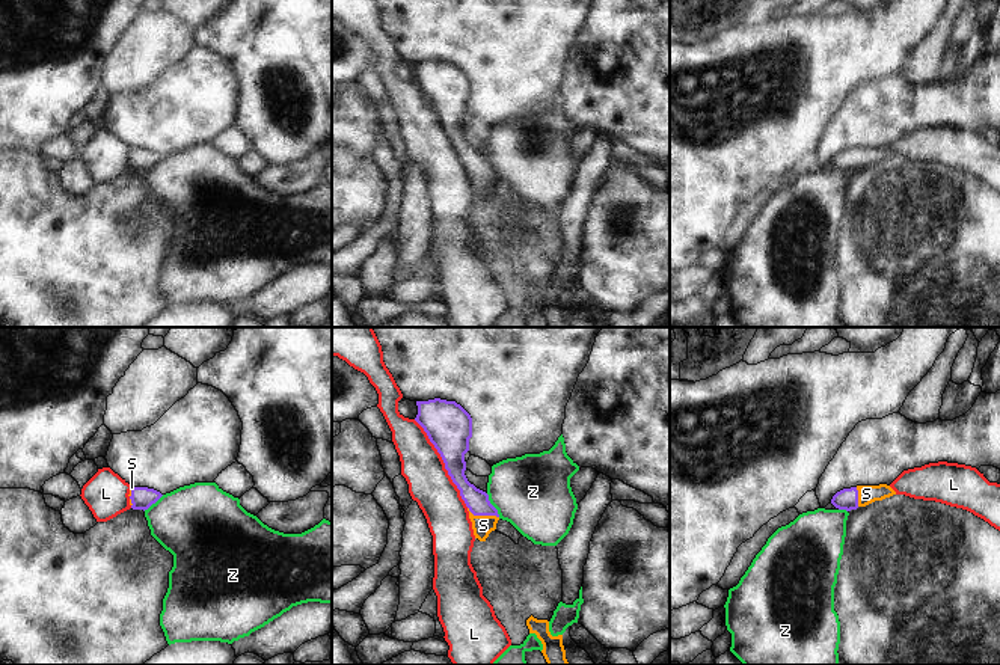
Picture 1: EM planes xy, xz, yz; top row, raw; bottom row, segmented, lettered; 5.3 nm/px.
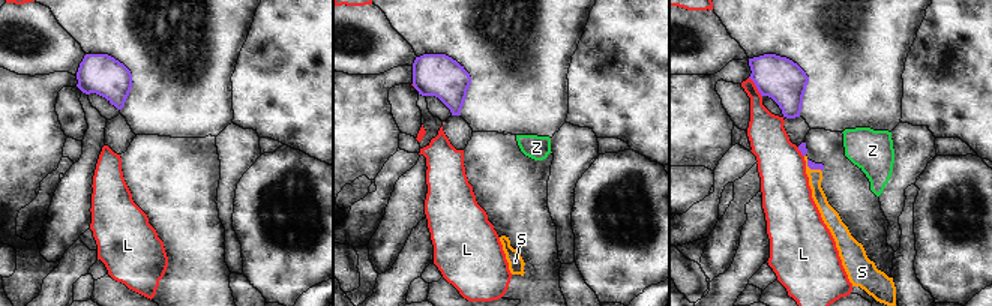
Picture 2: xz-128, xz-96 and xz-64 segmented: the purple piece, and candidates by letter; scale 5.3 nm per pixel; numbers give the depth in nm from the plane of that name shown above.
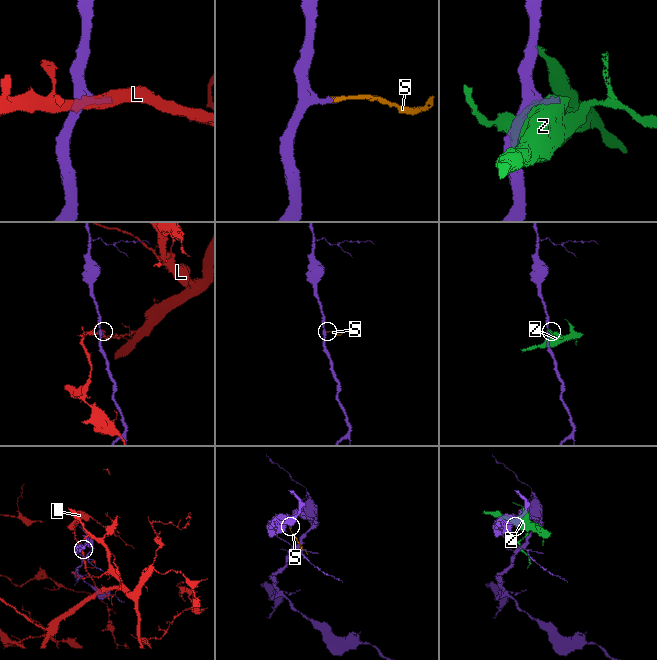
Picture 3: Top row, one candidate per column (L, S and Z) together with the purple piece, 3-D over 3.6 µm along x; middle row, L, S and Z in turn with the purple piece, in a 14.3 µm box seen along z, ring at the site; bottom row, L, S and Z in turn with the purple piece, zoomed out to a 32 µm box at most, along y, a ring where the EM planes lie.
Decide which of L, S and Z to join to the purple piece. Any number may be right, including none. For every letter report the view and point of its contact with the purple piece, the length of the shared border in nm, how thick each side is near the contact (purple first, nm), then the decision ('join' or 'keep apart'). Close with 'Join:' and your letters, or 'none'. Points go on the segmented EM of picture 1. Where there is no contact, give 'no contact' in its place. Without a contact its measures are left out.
L: xz (444, 462) | 550 nm | 240/220 nm | keep apart
S: xz (483, 514) | 180 nm | 120/110 nm | join
Z: xz (492, 505) | 150 nm | 120/400 nm | keep apart
Join: S

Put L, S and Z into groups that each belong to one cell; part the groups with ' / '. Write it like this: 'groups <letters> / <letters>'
groups L / S / Z

